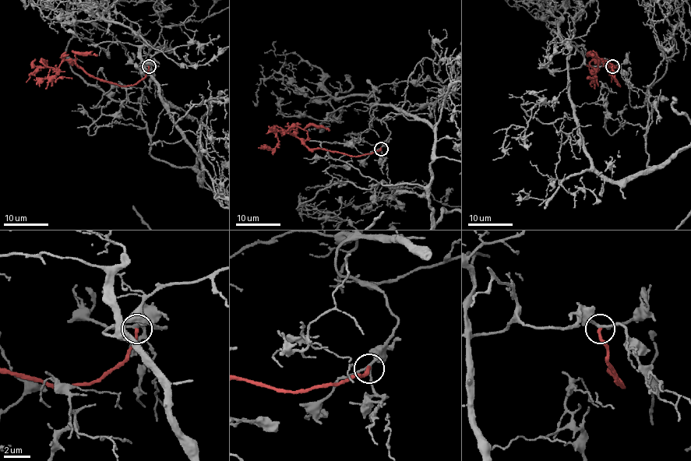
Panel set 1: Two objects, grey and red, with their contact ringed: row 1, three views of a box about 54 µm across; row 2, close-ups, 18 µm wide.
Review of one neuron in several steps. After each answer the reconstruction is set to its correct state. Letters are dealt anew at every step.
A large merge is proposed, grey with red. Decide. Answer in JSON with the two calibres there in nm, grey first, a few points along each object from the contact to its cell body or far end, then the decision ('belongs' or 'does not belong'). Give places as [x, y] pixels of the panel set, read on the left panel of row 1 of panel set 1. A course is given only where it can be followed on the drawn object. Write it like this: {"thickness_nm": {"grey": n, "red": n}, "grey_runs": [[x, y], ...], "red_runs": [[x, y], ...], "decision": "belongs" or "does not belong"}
{"thickness_nm": {"grey": 180, "red": 260}, "grey_runs": [[148, 66], [158, 66], [137, 68], [202, 175], [189, 137], [155, 137], [134, 209]], "red_runs": [[148, 66], [136, 82], [117, 85], [72, 63], [56, 68], [42, 61], [26, 82]], "decision": "does not belong"}

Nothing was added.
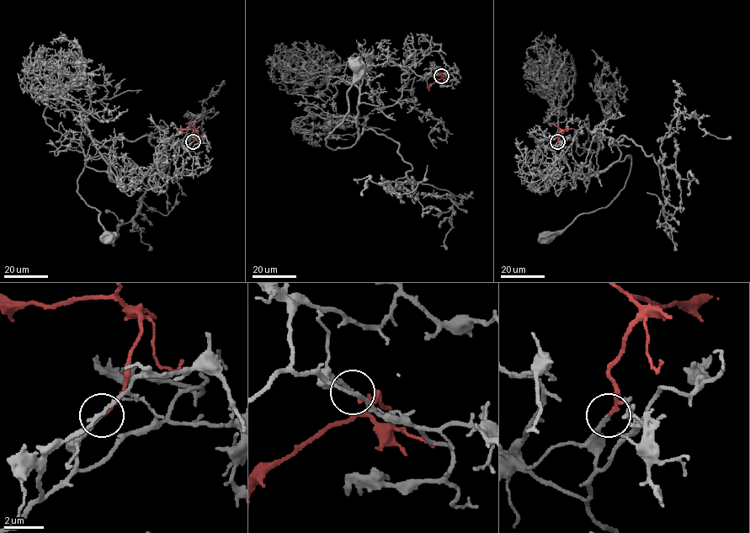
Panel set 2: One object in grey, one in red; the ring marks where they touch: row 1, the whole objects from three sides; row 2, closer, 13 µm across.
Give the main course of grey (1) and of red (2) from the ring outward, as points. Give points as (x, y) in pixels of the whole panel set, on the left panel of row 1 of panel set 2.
1: (192, 142), (175, 177), (145, 175), (125, 191), (104, 157), (87, 157), (77, 191), (100, 212), (107, 237)
2: (192, 142), (197, 131), (180, 128)

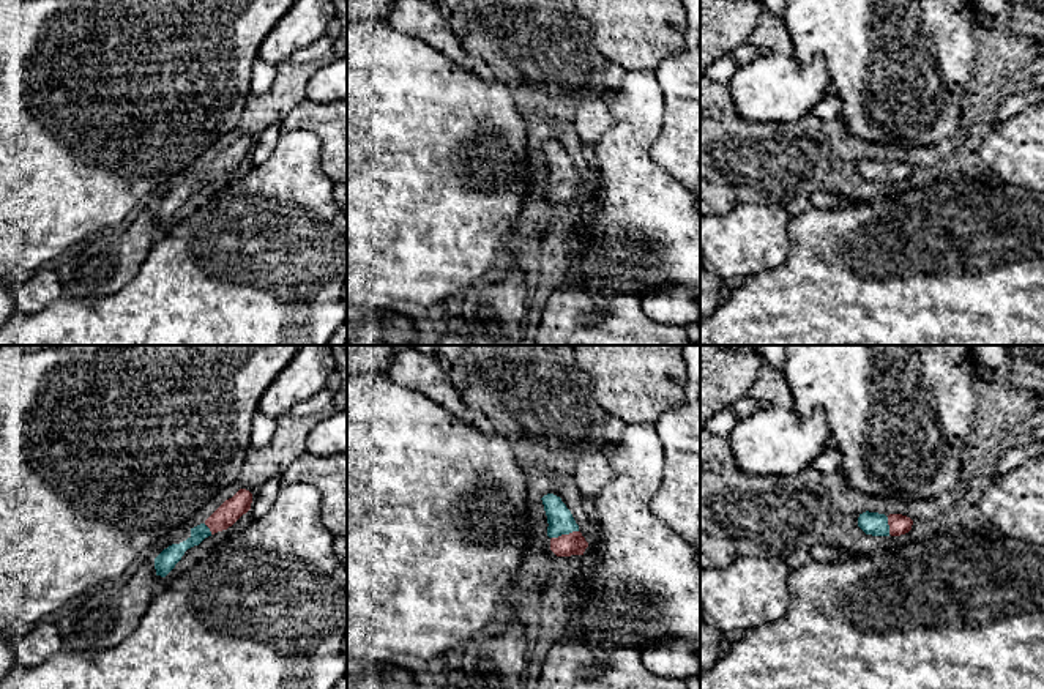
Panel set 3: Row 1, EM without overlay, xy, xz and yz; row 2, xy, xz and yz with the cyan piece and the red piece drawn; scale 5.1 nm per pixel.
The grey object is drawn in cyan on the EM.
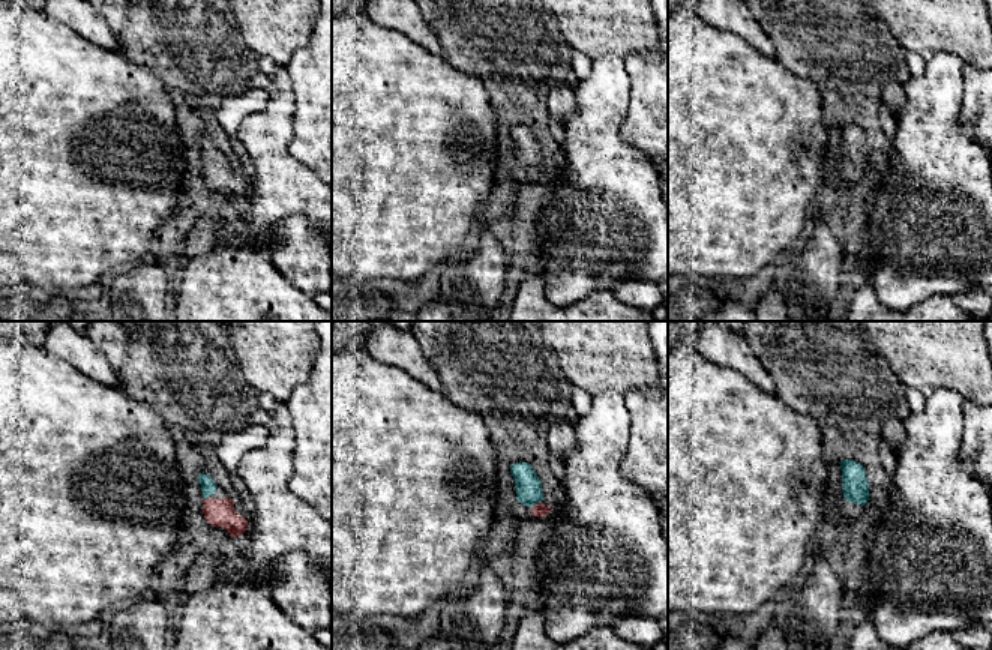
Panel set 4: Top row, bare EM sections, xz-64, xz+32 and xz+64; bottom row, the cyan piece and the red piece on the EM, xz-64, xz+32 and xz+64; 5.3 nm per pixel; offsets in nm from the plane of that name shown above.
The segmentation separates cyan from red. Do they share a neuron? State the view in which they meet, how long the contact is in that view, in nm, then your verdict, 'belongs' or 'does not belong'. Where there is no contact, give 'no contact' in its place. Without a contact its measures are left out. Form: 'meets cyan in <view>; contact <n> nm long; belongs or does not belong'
meets cyan in xz; contact 140 nm long; belongs

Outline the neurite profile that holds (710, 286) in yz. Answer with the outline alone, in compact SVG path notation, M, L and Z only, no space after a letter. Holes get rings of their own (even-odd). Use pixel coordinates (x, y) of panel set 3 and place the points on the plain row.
M700 266L700 318L710 315L716 304L724 298L724 282Z

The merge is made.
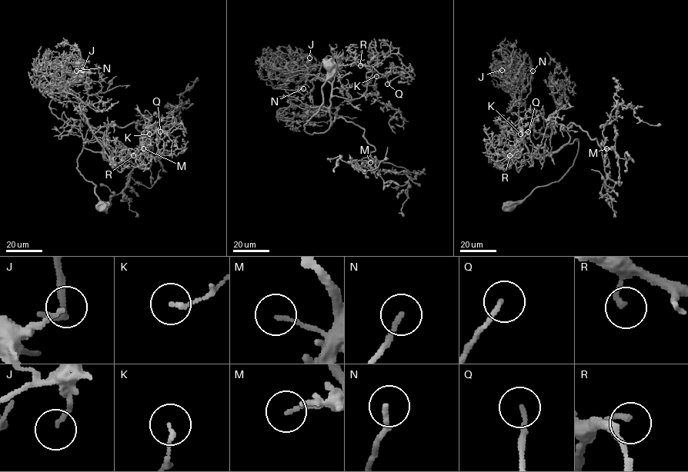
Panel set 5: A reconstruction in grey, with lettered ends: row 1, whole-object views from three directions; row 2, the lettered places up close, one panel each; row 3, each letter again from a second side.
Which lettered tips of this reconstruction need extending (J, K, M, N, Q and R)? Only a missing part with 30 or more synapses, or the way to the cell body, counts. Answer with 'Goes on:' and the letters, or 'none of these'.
Goes on: N, Q, R

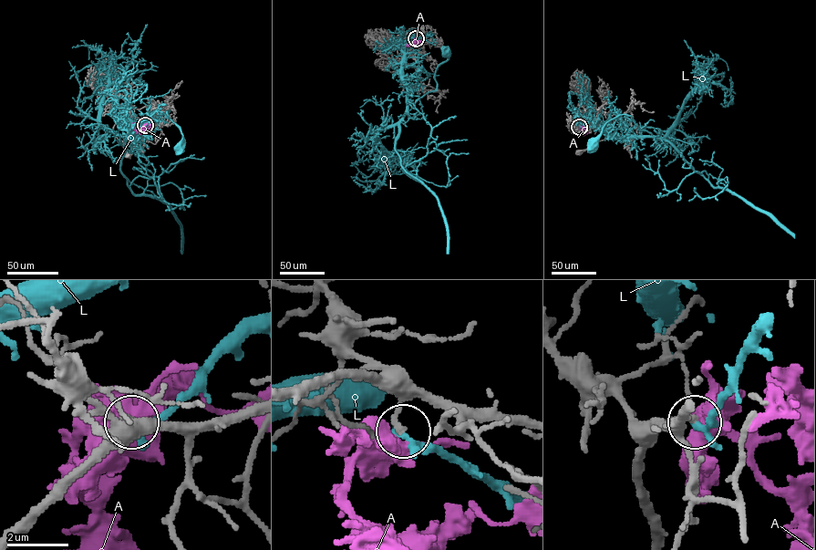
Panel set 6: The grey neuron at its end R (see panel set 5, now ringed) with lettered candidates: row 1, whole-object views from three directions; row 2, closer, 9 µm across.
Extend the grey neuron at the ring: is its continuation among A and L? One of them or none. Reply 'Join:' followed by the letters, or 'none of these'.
Join: none of these

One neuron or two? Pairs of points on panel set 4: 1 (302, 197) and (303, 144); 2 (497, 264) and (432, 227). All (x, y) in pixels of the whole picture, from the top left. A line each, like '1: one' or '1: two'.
1: two
2: two

